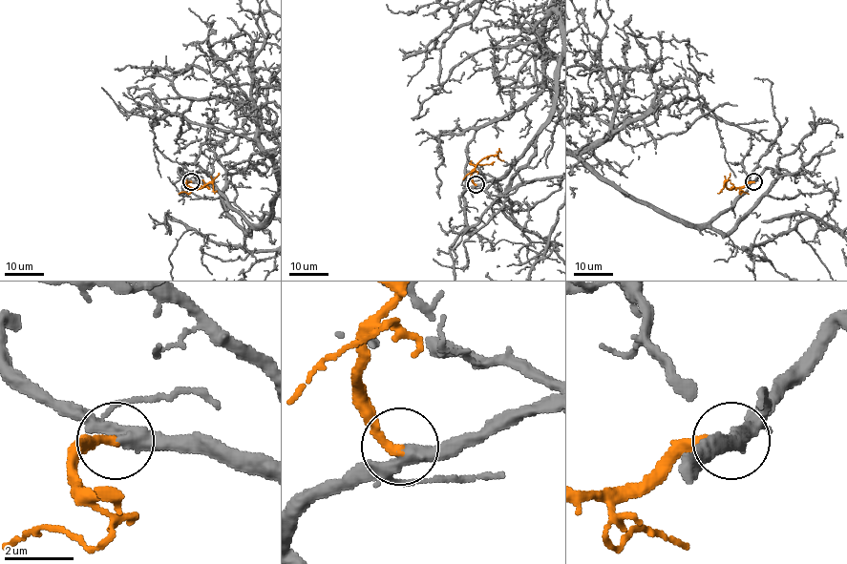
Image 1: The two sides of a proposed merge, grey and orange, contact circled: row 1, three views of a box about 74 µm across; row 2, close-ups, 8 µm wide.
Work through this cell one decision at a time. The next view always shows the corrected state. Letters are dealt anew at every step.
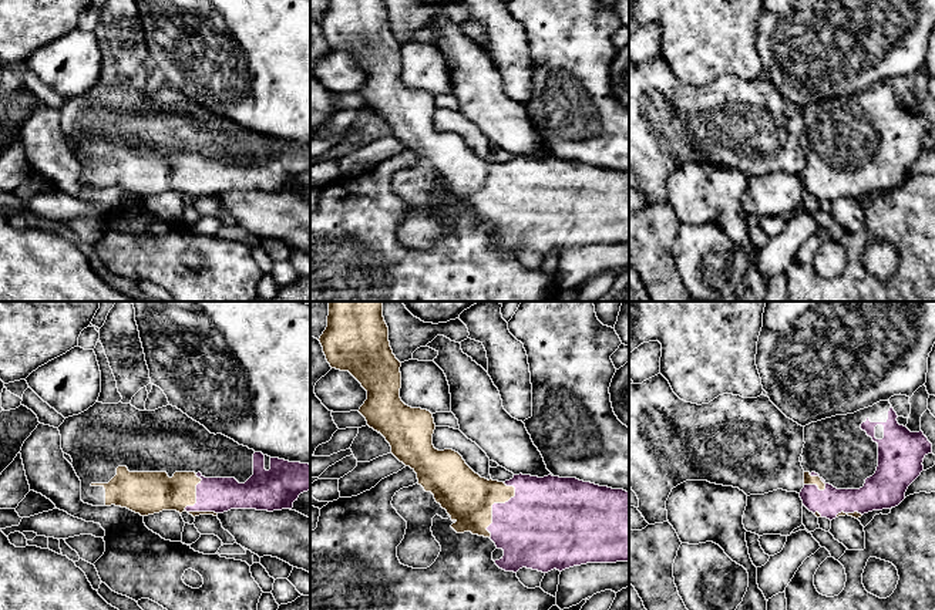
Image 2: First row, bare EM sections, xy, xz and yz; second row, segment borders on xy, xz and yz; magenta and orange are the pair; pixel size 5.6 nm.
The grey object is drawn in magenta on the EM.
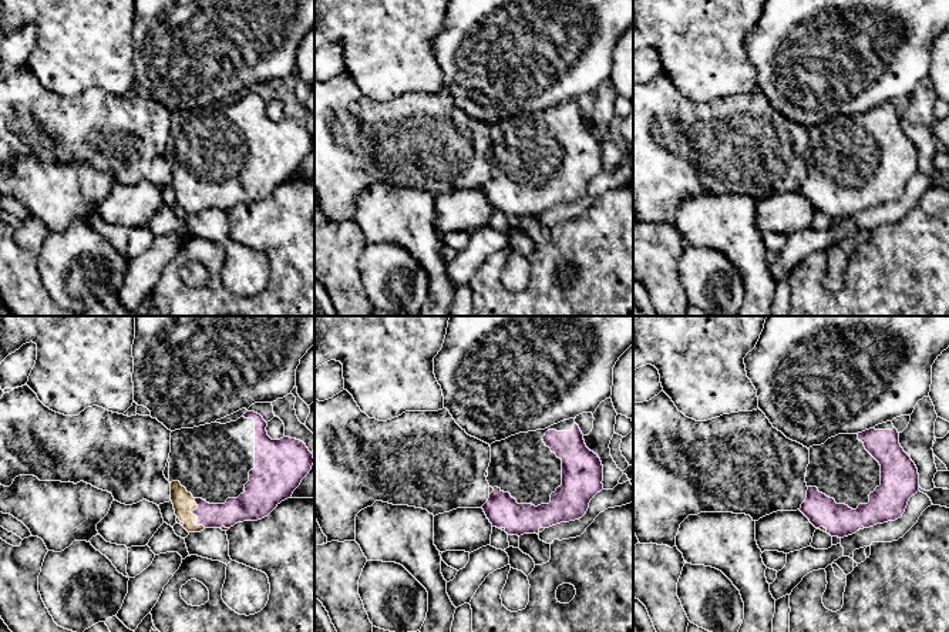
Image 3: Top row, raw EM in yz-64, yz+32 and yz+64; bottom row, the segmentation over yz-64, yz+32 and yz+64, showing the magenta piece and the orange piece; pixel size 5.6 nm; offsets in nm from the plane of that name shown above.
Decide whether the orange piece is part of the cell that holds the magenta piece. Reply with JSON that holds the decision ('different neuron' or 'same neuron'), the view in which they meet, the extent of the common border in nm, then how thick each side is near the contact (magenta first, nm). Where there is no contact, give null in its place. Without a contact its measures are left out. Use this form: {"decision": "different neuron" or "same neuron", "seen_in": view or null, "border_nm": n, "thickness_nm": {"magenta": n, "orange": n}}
{"decision": "same neuron", "seen_in": "xy", "border_nm": 260, "thickness_nm": {"magenta": 200, "orange": 240}}

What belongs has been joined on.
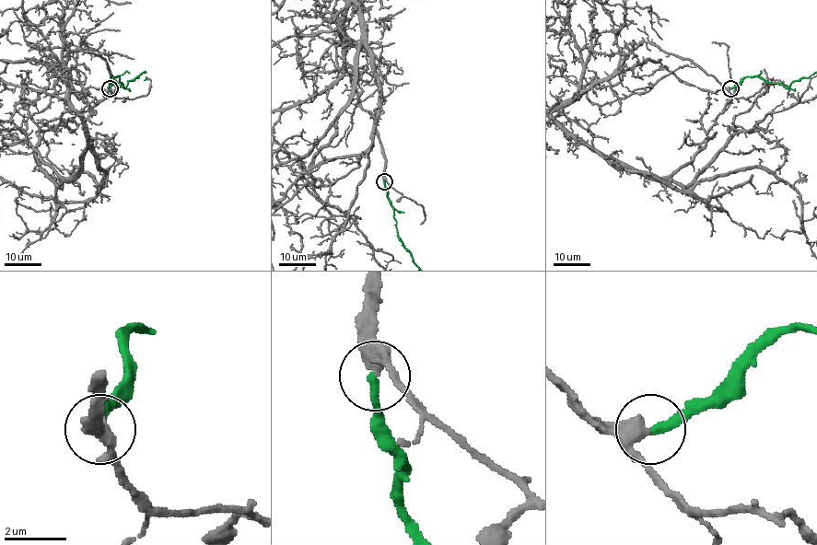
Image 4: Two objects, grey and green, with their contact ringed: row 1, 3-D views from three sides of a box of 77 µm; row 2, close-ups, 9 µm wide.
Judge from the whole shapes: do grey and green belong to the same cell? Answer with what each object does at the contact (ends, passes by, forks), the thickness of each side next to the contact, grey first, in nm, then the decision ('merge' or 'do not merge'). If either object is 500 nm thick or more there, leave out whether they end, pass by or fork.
grey passes by; green ends; calibres 360 and 280 nm; merge

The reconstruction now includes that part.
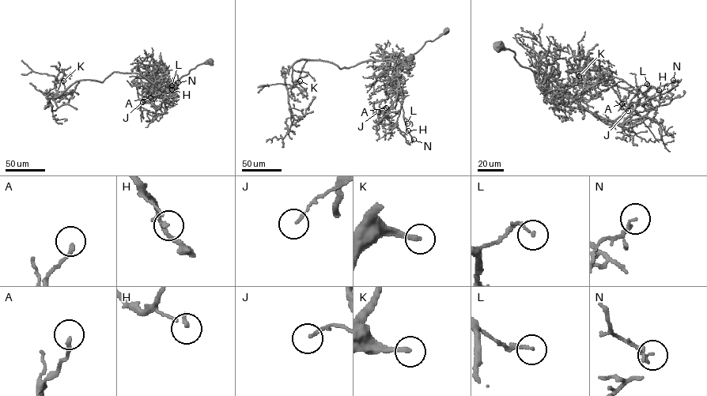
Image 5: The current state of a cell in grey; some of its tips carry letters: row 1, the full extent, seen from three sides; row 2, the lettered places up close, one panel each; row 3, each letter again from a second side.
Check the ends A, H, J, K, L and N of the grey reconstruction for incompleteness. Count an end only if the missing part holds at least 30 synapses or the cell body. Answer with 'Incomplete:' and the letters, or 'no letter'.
Incomplete: K

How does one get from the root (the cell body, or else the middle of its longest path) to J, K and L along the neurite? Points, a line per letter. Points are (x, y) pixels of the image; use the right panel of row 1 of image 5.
J: (498, 44), (512, 50), (546, 91), (569, 96), (610, 120), (629, 107), (628, 111)
K: (498, 44), (546, 86), (546, 66), (557, 63), (545, 88), (554, 103), (580, 99), (579, 76)
L: (498, 44), (512, 50), (550, 92), (579, 96), (606, 73), (634, 89), (647, 84)

